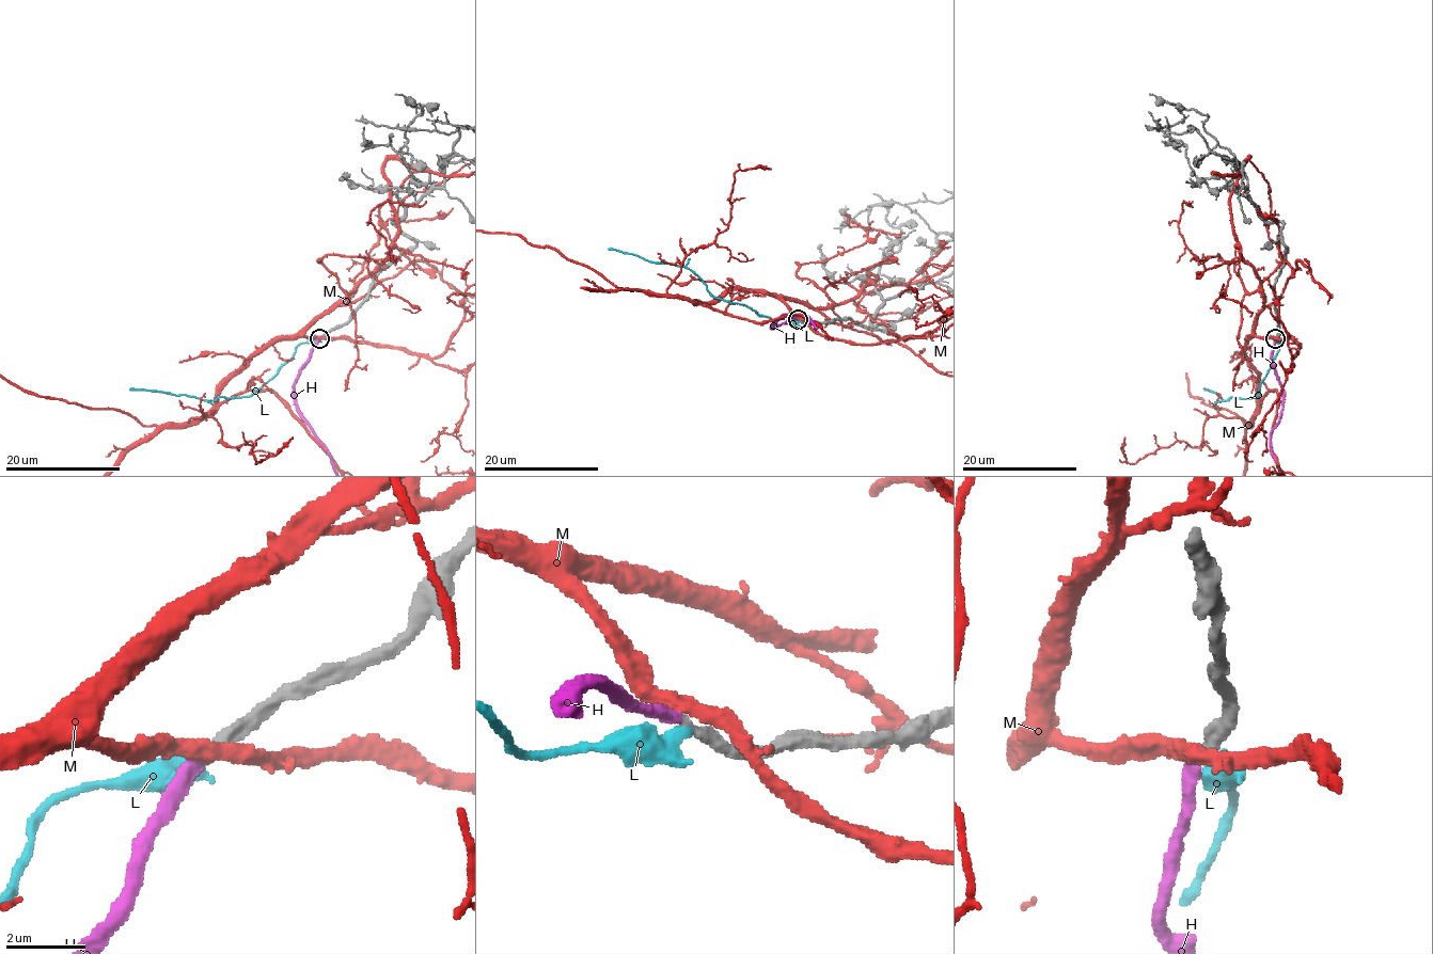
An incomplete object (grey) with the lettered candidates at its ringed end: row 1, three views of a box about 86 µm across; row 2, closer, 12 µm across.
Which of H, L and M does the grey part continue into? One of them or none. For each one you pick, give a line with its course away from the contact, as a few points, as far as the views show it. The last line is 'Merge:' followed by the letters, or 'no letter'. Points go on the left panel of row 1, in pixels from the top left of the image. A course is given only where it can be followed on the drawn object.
Merge: H

